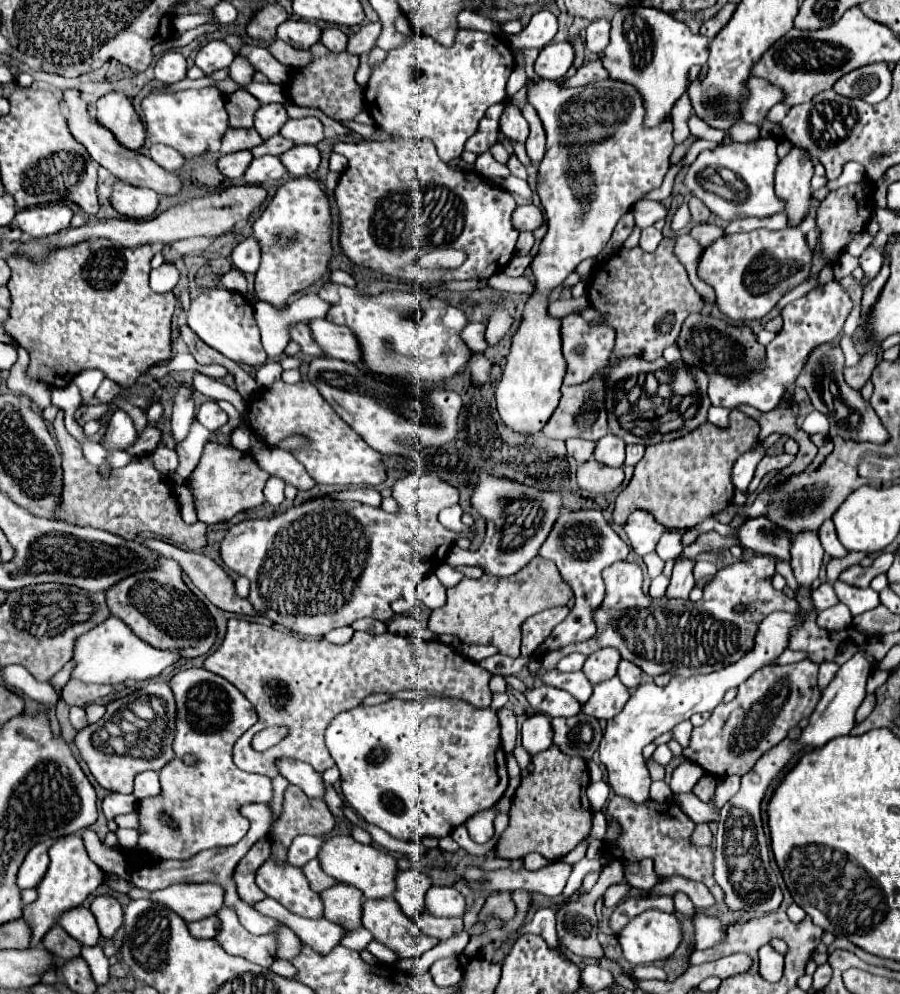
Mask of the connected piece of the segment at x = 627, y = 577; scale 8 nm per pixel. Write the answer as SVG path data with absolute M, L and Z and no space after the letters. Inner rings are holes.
M762 555L752 557L746 563L732 563L726 569L720 569L716 577L704 587L704 597L698 603L646 597L642 593L640 565L628 561L614 563L602 573L606 583L606 597L596 617L598 633L590 641L568 645L556 653L542 657L542 667L538 673L556 669L558 663L548 663L548 657L558 661L560 657L574 651L592 655L602 647L616 647L622 659L636 663L650 677L662 673L690 677L722 669L738 661L738 657L750 649L754 643L754 633L766 615L772 611L798 611L798 603L794 599L772 587L770 579L774 575L774 563L774 559ZM738 603L746 603L748 609L744 615L732 611L732 607Z

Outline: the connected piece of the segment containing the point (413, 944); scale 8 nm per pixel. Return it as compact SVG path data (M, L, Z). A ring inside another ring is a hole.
M368 899L364 903L364 913L362 913L362 925L374 935L374 939L388 949L396 953L398 959L418 959L422 953L430 951L432 947L438 945L438 939L426 937L418 925L406 917L400 909L400 905L394 899Z

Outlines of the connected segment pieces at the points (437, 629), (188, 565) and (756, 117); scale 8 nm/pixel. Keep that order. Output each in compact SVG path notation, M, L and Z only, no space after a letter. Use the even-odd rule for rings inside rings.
M536 555L514 577L464 577L456 587L448 589L448 601L442 609L432 611L428 629L436 635L454 635L468 645L494 645L502 655L518 657L522 623L544 609L566 605L572 597L572 589L560 577L556 565Z
M142 539L140 543L146 545L148 549L152 549L154 553L162 555L162 557L172 557L174 561L178 561L178 565L180 565L180 567L188 573L188 577L192 579L192 583L194 583L216 607L220 607L220 609L224 609L224 611L240 613L240 615L258 615L258 613L254 613L252 605L250 605L246 599L240 599L240 597L234 593L234 581L232 581L232 579L222 571L222 567L216 565L210 557L206 557L206 555L202 555L202 553L194 553L194 551L184 551L184 549L176 547L176 545L164 543L164 541L160 541L160 539Z
M750 77L744 81L744 87L750 91L740 103L740 119L746 123L762 123L768 109L782 101L782 91L770 85L766 79Z

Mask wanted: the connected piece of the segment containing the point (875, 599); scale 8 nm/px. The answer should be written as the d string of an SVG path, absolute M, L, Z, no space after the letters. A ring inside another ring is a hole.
M836 581L834 589L836 589L838 599L852 611L854 617L880 605L880 597L872 589L868 589L868 587L862 589L862 587L854 587L854 585Z

